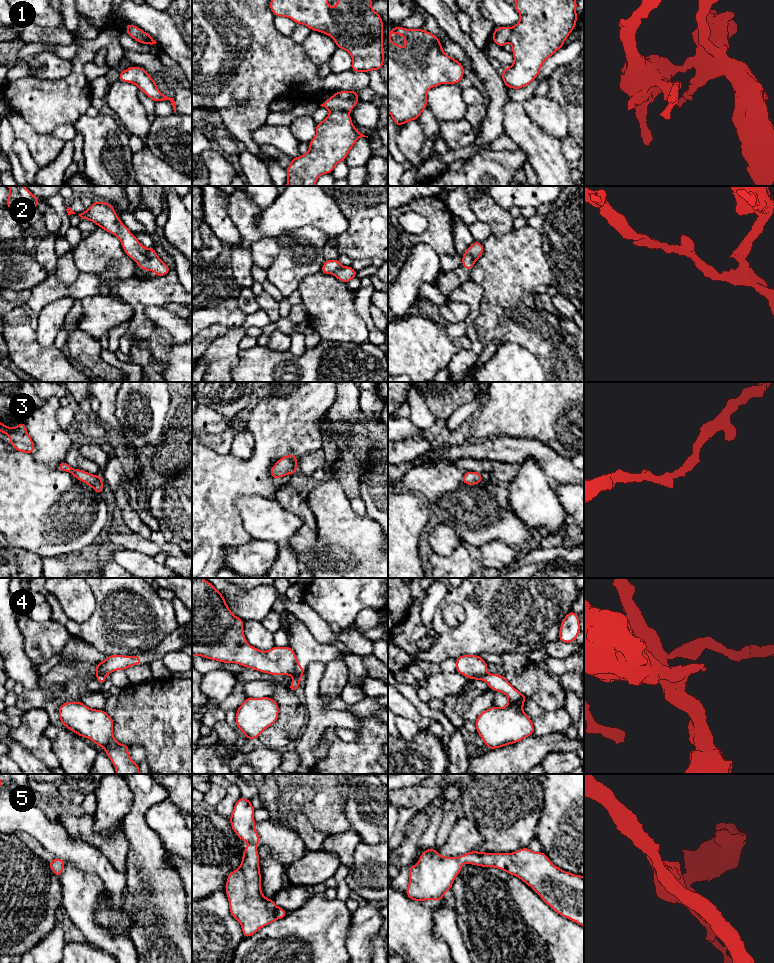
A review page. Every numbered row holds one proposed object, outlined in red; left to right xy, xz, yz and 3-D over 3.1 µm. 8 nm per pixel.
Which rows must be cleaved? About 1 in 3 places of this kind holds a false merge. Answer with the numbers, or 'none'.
1, 4

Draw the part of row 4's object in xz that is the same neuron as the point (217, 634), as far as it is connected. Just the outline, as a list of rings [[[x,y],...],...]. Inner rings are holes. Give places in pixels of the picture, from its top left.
[[[192,578],[192,656],[236,663],[271,675],[294,676],[300,666],[289,646],[258,650],[246,641],[244,620],[236,617],[224,596],[203,578]]]

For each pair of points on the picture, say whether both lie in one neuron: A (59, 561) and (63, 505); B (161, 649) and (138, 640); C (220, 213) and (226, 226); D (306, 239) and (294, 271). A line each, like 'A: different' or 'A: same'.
A: different
B: different
C: same
D: same

